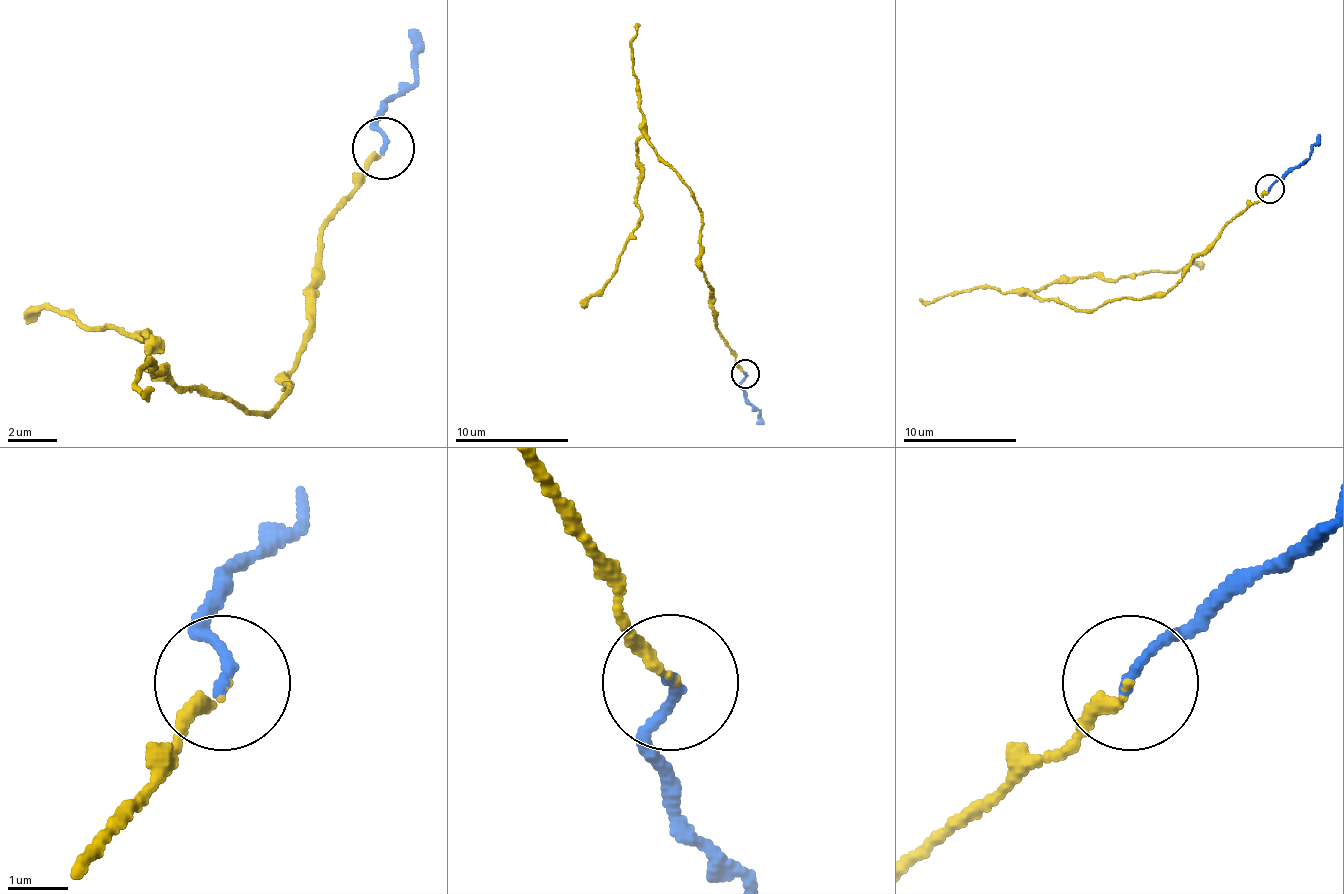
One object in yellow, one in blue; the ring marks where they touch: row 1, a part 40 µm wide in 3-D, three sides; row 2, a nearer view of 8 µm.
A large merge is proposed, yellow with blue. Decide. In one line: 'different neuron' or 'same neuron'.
same neuron

